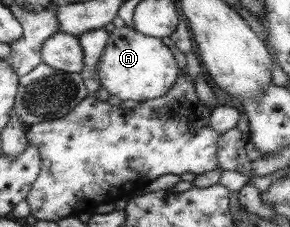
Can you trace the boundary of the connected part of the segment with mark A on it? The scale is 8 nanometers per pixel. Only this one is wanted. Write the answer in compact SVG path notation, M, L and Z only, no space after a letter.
M127 26L113 28L97 60L99 87L128 105L161 97L176 82L178 74L171 51L159 39L136 33Z

